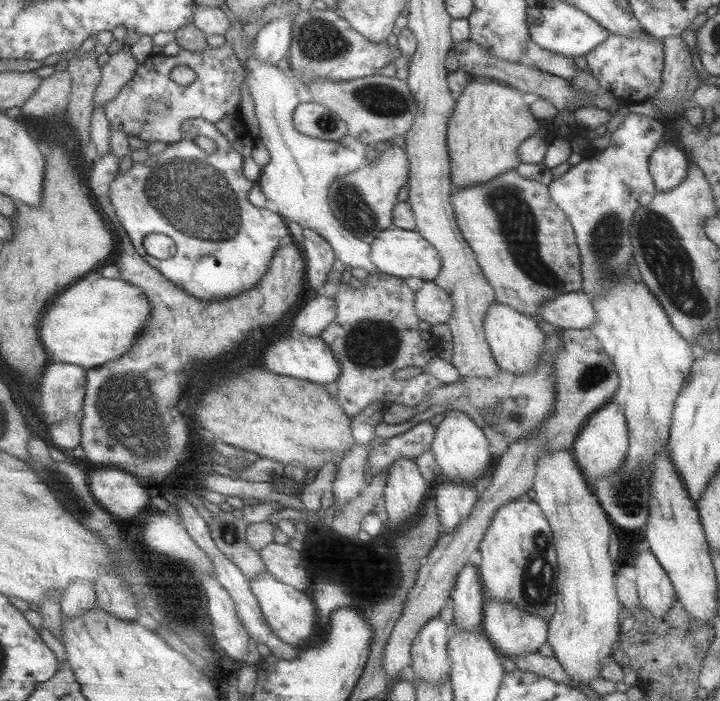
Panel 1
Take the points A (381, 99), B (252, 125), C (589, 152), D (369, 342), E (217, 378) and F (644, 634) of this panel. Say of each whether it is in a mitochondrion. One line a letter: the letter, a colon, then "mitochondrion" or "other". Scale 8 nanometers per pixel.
A: mitochondrion
B: other
C: other
D: mitochondrion
E: other
F: mitochondrion

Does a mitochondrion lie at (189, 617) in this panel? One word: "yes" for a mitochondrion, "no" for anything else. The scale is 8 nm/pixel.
no

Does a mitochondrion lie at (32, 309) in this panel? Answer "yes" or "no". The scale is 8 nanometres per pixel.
no

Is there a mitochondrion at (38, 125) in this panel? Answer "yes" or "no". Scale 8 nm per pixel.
no

